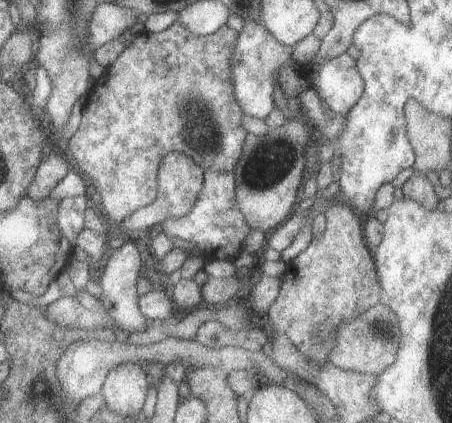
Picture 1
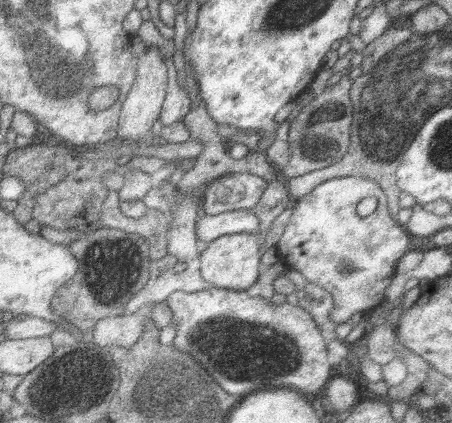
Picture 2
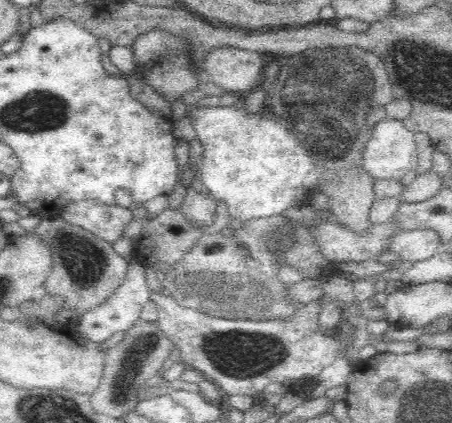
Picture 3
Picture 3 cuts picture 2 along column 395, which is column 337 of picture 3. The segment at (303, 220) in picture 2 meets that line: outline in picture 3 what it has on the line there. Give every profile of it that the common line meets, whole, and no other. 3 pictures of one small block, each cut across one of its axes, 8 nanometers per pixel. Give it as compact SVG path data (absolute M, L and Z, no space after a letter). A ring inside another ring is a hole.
M388 220L382 226L372 226L368 232L350 232L338 222L318 222L316 228L310 228L310 234L316 238L318 246L324 250L332 262L368 262L376 256L382 256L388 250L392 236L400 234L396 220Z

